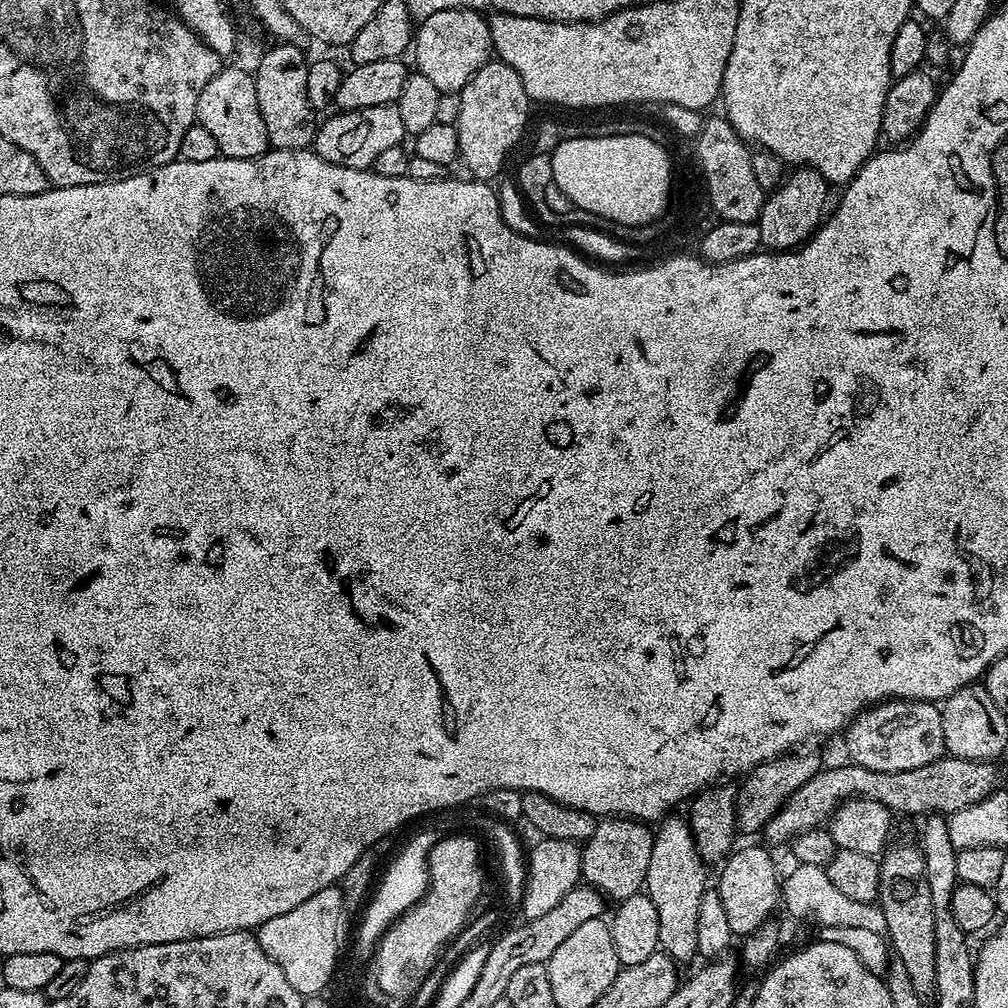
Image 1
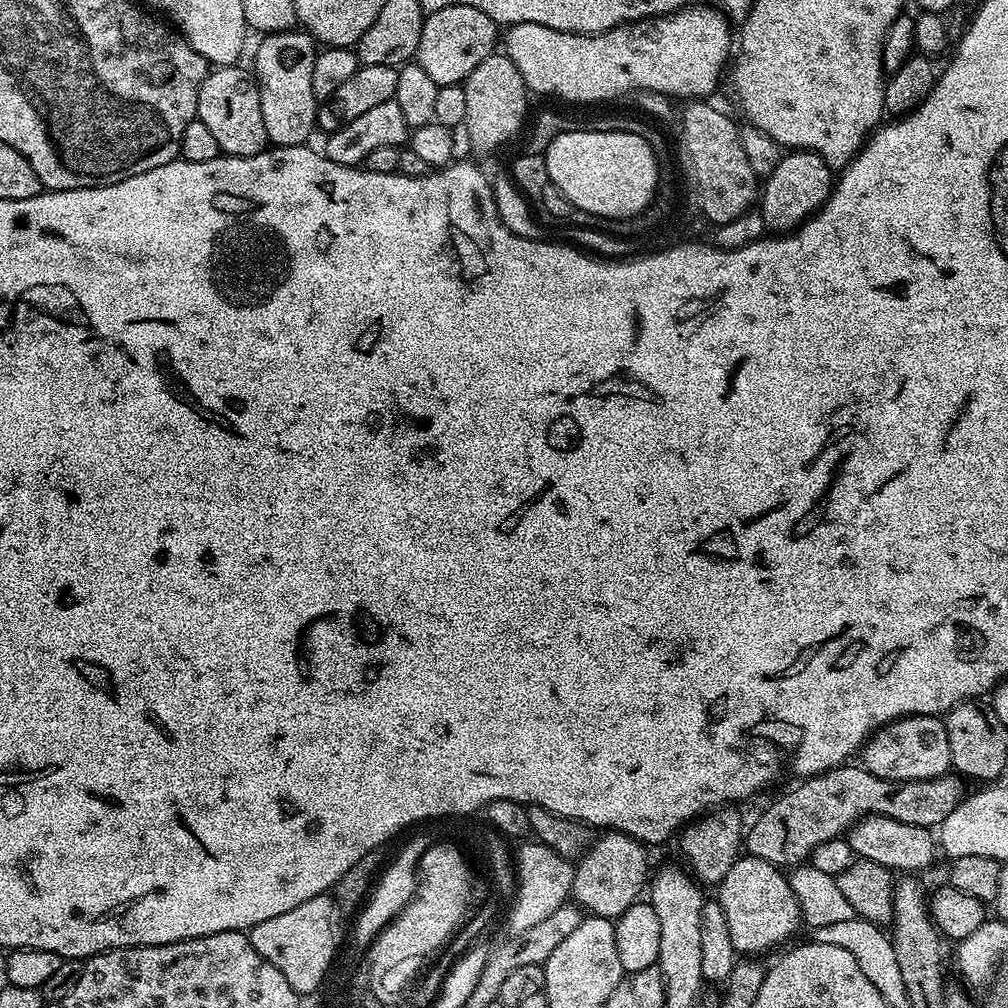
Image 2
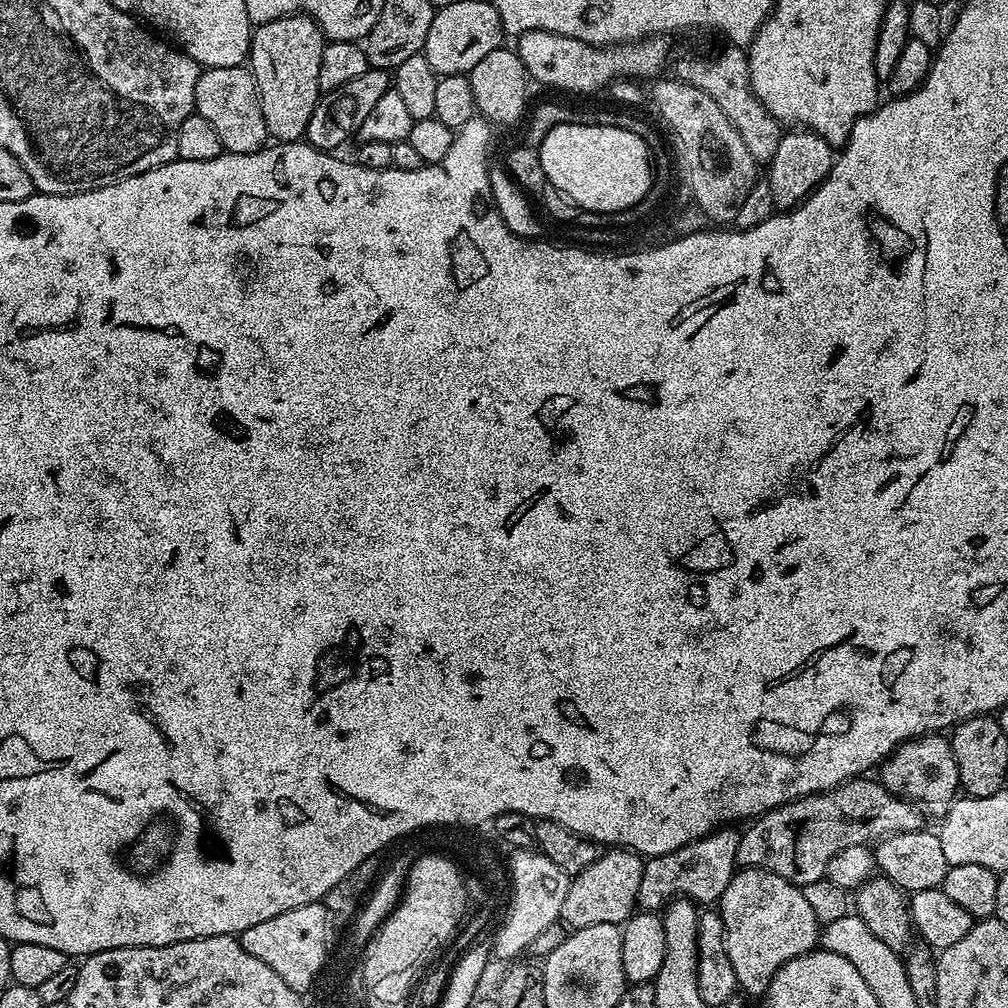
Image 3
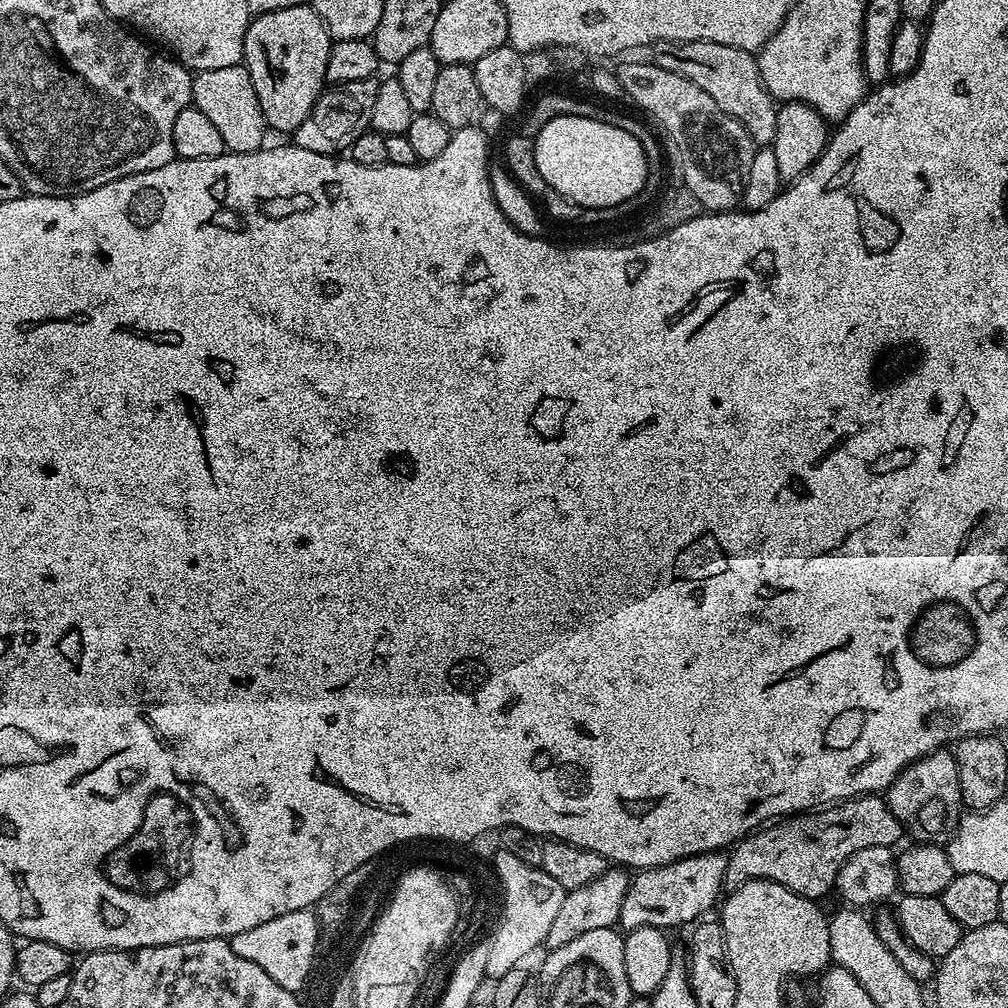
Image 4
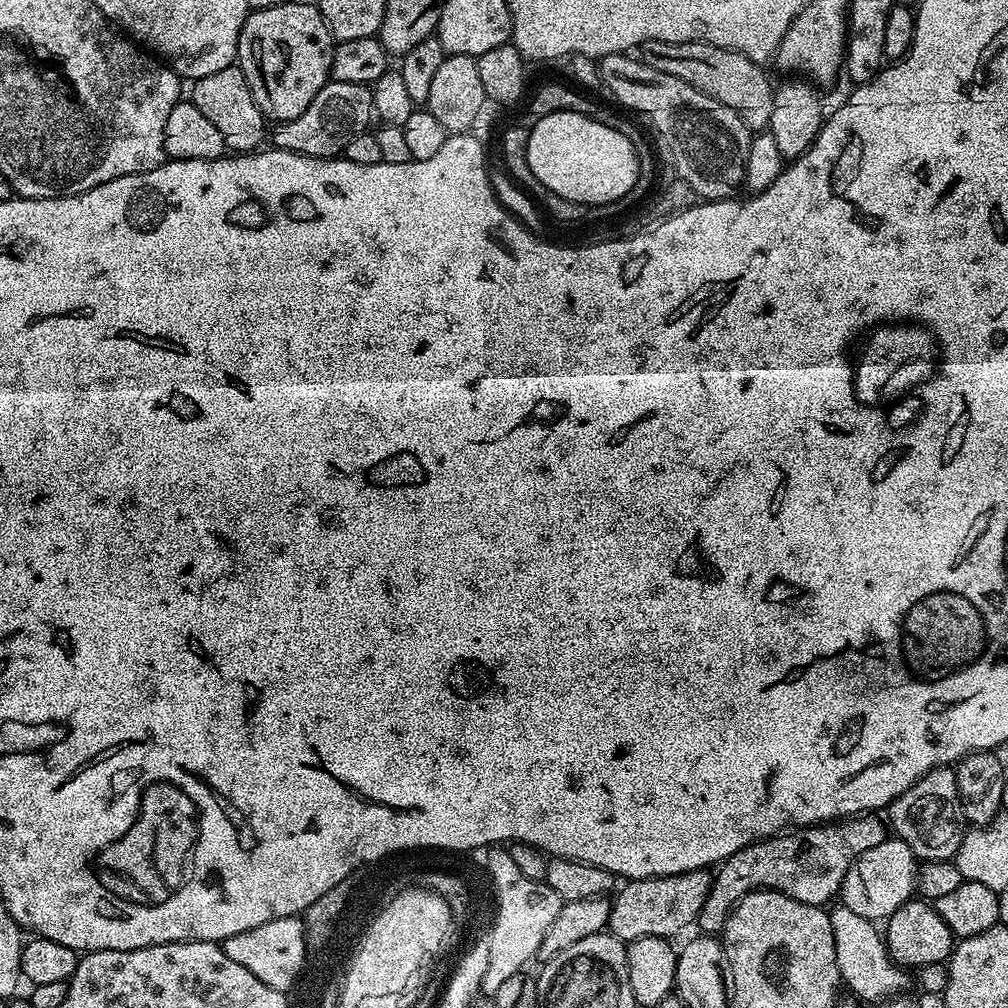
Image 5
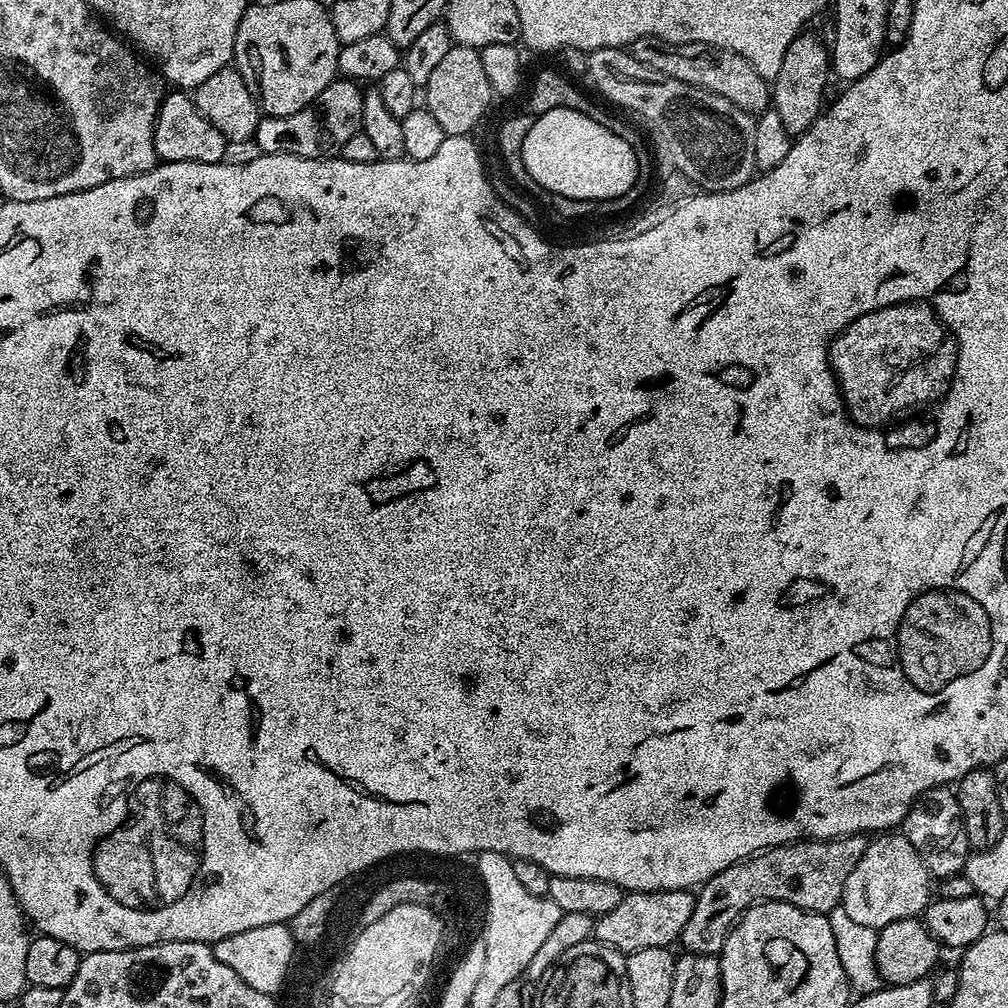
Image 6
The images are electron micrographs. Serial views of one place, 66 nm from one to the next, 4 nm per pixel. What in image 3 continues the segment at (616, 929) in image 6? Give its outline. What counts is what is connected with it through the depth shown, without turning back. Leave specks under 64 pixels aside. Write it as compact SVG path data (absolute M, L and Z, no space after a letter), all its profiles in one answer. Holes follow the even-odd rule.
M730 826L713 829L713 832L702 839L679 847L670 854L662 856L649 856L644 860L642 882L638 886L637 905L643 911L659 913L667 908L671 899L680 897L695 903L717 903L730 878L737 871L737 850L740 841L739 831Z

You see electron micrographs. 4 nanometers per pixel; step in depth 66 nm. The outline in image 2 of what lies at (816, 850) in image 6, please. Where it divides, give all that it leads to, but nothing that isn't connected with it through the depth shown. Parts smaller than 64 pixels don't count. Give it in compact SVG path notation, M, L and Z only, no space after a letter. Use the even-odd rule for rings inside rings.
M849 762L839 768L831 768L820 776L809 776L801 779L797 788L789 790L785 796L780 796L756 821L752 828L747 829L743 837L743 847L747 855L762 858L766 862L776 865L781 870L791 870L805 863L818 846L826 842L843 837L848 829L863 820L865 816L889 816L892 820L906 822L910 826L922 826L932 830L941 825L943 820L965 795L965 781L959 775L949 774L939 776L936 780L915 780L905 784L893 784L886 778L878 778L870 774L864 767Z

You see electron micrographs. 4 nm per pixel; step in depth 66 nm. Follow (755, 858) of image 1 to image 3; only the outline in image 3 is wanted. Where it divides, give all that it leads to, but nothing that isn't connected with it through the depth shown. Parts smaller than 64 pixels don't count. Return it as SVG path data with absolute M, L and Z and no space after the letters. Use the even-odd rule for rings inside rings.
M740 868L735 871L725 892L720 896L718 911L724 923L724 941L730 966L734 966L736 971L739 991L748 998L763 997L776 971L786 962L813 951L820 938L822 924L816 919L814 910L810 910L810 902L806 902L803 887L764 868Z

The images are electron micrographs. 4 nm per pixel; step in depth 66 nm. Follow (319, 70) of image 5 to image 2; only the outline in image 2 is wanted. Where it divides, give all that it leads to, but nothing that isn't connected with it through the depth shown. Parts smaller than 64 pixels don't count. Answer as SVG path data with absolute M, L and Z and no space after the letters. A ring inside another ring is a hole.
M303 30L269 32L261 40L264 41L256 48L254 75L260 88L262 122L266 122L268 143L278 148L307 145L312 132L317 131L318 102L310 82L310 77L314 75L317 41Z

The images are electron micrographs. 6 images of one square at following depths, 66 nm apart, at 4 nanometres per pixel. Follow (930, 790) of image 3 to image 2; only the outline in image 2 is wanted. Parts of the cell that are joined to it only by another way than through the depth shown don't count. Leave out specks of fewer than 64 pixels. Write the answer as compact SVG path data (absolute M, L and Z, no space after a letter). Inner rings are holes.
M903 716L893 724L885 724L873 732L862 749L862 767L878 778L891 780L893 784L905 784L915 780L936 780L939 776L949 775L952 768L950 758L950 738L943 719L938 716Z

